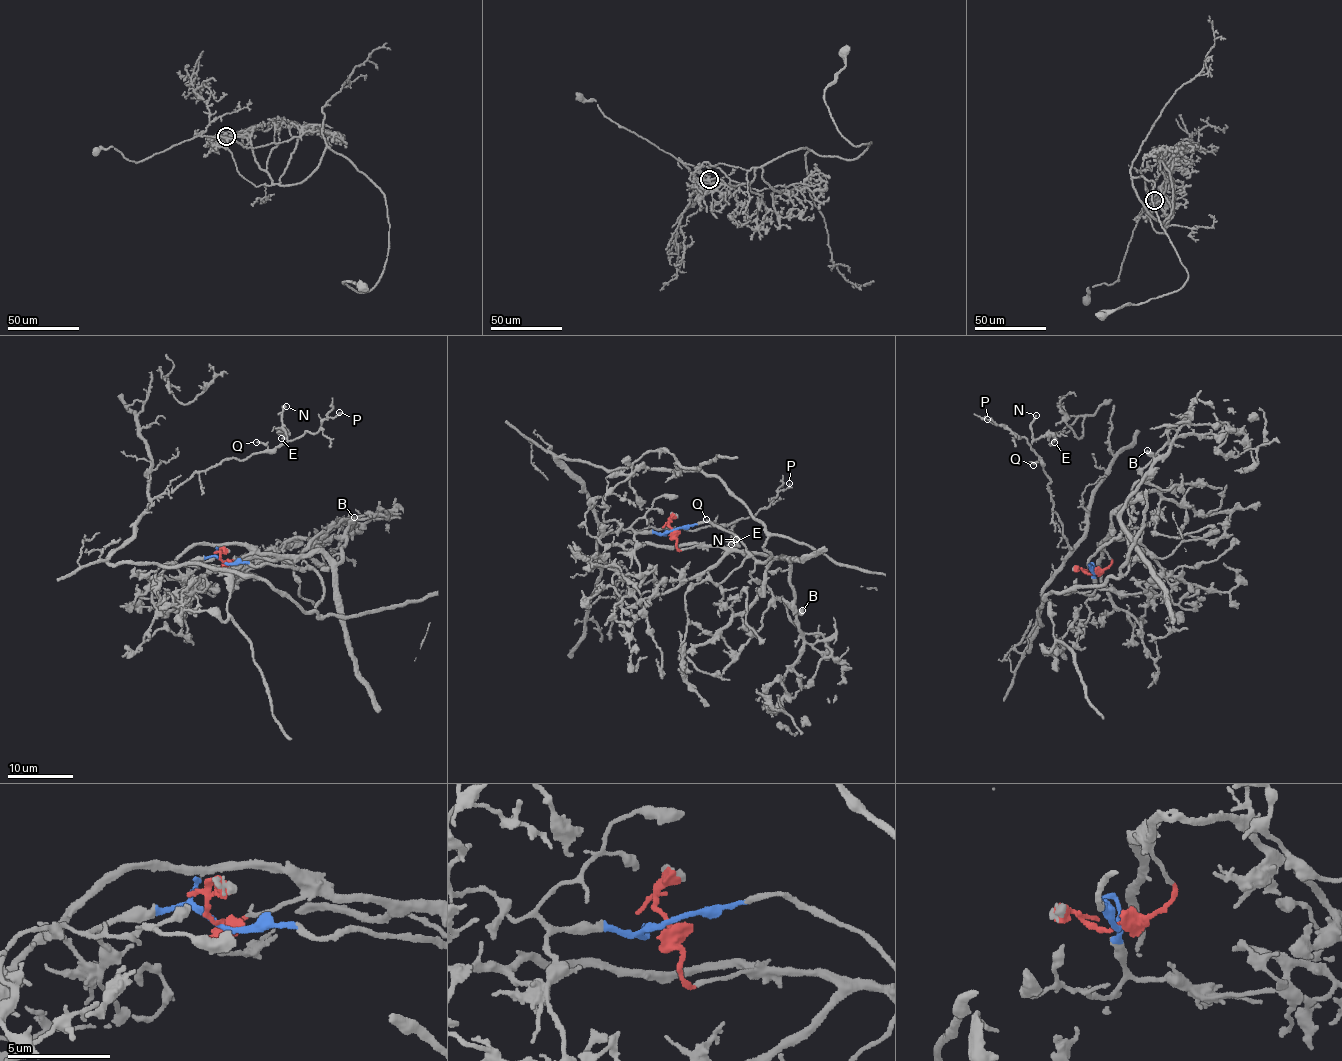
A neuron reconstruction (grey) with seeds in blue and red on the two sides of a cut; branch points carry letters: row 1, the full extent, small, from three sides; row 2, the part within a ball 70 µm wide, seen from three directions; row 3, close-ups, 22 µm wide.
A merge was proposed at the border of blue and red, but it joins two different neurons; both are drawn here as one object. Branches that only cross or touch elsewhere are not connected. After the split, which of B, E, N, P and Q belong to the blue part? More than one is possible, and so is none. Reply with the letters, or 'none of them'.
E, N, P, Q

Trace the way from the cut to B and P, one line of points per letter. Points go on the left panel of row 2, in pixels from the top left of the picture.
B: (226, 562), (226, 565), (252, 553), (291, 555), (324, 552), (337, 562), (342, 560), (345, 533), (353, 516)
P: (226, 562), (312, 569), (319, 617), (266, 580), (108, 554), (150, 500), (194, 473), (274, 452), (339, 412)

